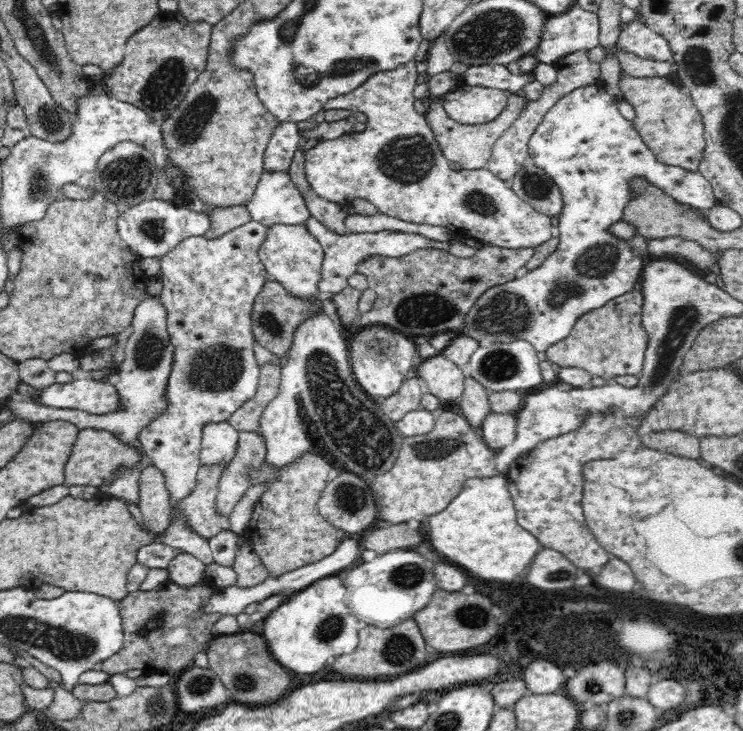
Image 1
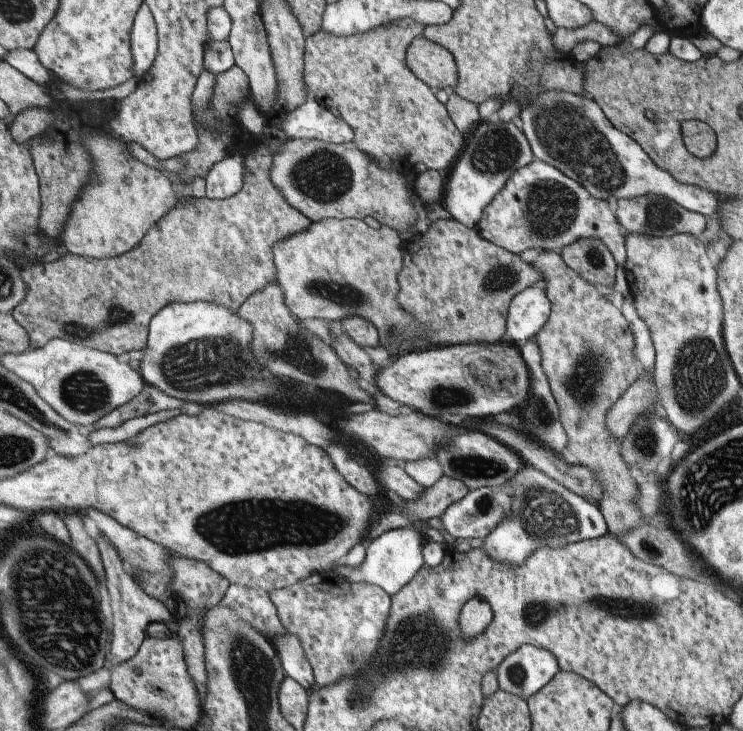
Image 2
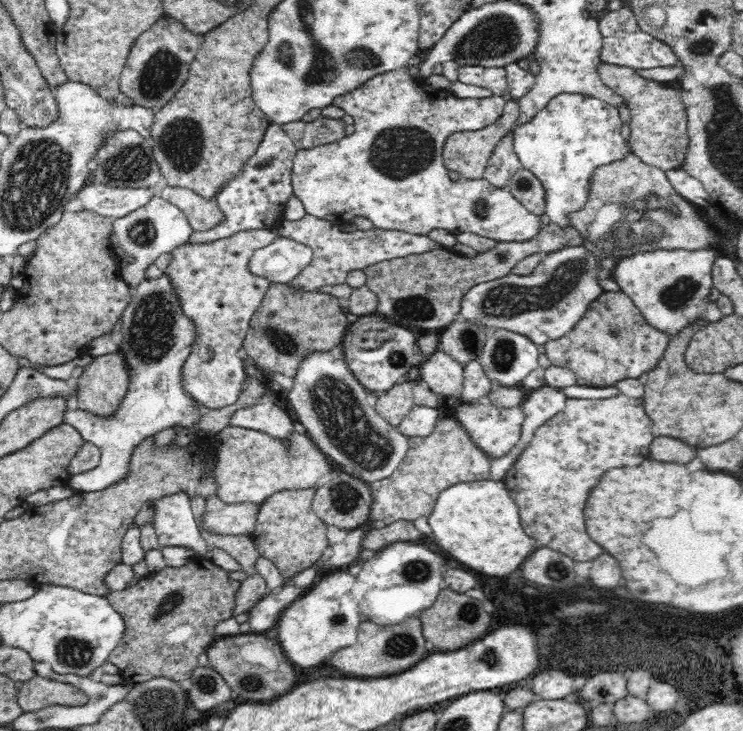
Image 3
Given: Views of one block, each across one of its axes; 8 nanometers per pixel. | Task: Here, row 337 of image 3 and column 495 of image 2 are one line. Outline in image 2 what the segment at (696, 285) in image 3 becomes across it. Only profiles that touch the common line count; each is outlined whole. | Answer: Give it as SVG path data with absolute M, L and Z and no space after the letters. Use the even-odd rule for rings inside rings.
M521 645L507 654L495 668L498 688L527 701L559 671L555 656L548 650Z

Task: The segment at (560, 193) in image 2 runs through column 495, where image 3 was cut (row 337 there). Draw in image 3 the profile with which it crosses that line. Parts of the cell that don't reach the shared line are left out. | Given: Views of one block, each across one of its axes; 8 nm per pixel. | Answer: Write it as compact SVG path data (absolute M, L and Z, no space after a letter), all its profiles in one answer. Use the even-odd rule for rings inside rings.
M255 228L239 230L230 236L215 241L202 241L176 245L171 250L171 259L164 273L171 282L172 293L176 295L180 309L192 320L196 337L192 341L190 355L181 371L181 385L193 402L203 410L220 410L239 400L243 392L243 384L251 375L246 370L244 360L240 358L240 350L249 330L250 322L258 306L267 294L271 282L250 269L250 258L255 250L268 246L279 237L278 229Z

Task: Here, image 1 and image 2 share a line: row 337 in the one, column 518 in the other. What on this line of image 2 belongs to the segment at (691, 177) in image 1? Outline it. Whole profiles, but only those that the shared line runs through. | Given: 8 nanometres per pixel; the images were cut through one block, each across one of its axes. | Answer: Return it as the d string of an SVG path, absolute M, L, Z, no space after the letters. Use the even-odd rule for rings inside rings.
M532 466L521 467L508 482L507 492L511 496L511 514L503 516L497 526L483 537L483 552L501 564L521 566L531 552L541 546L561 548L569 542L599 538L607 535L607 527L596 505L545 476Z

